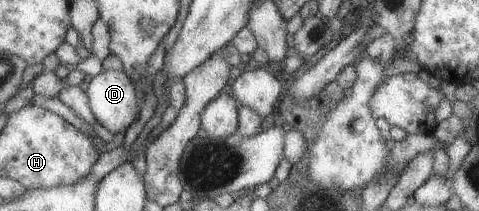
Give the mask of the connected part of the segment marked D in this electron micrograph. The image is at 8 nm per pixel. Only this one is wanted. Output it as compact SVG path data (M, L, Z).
M105 70L93 76L87 97L95 119L113 135L127 130L138 118L135 82L124 71Z

